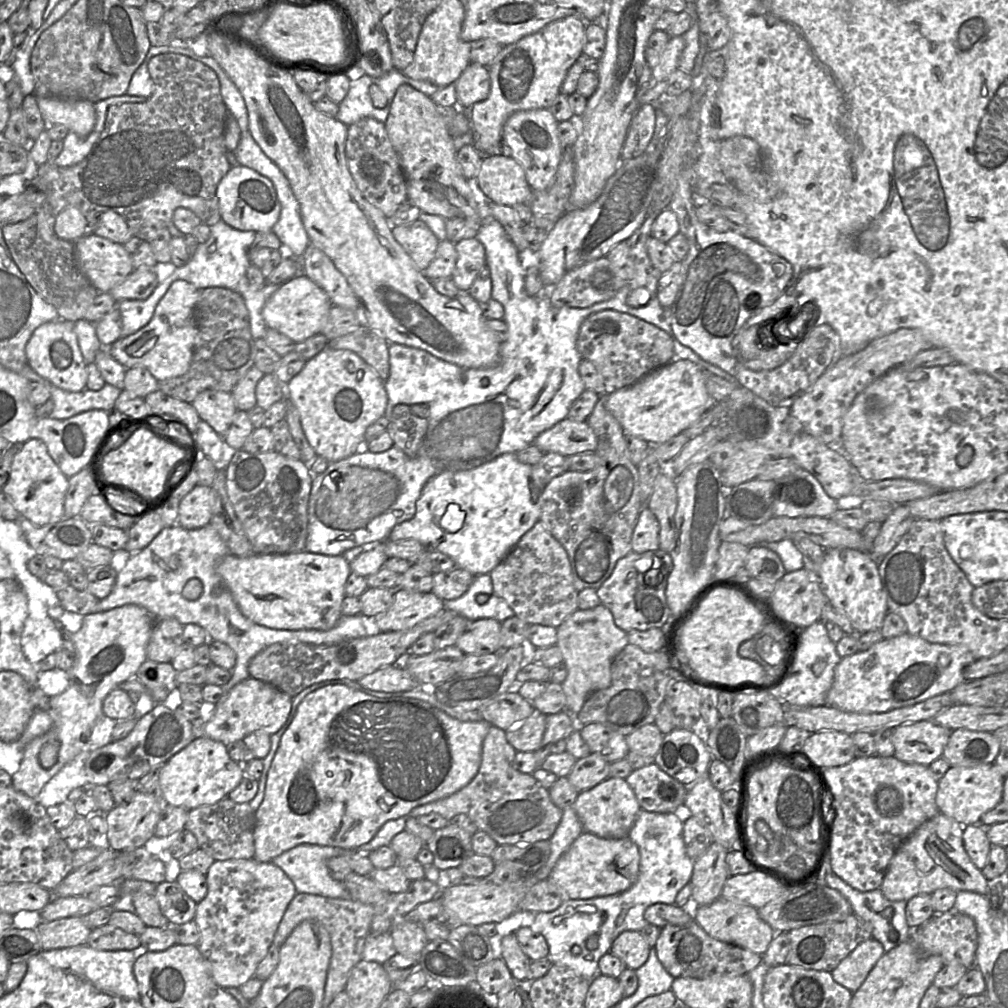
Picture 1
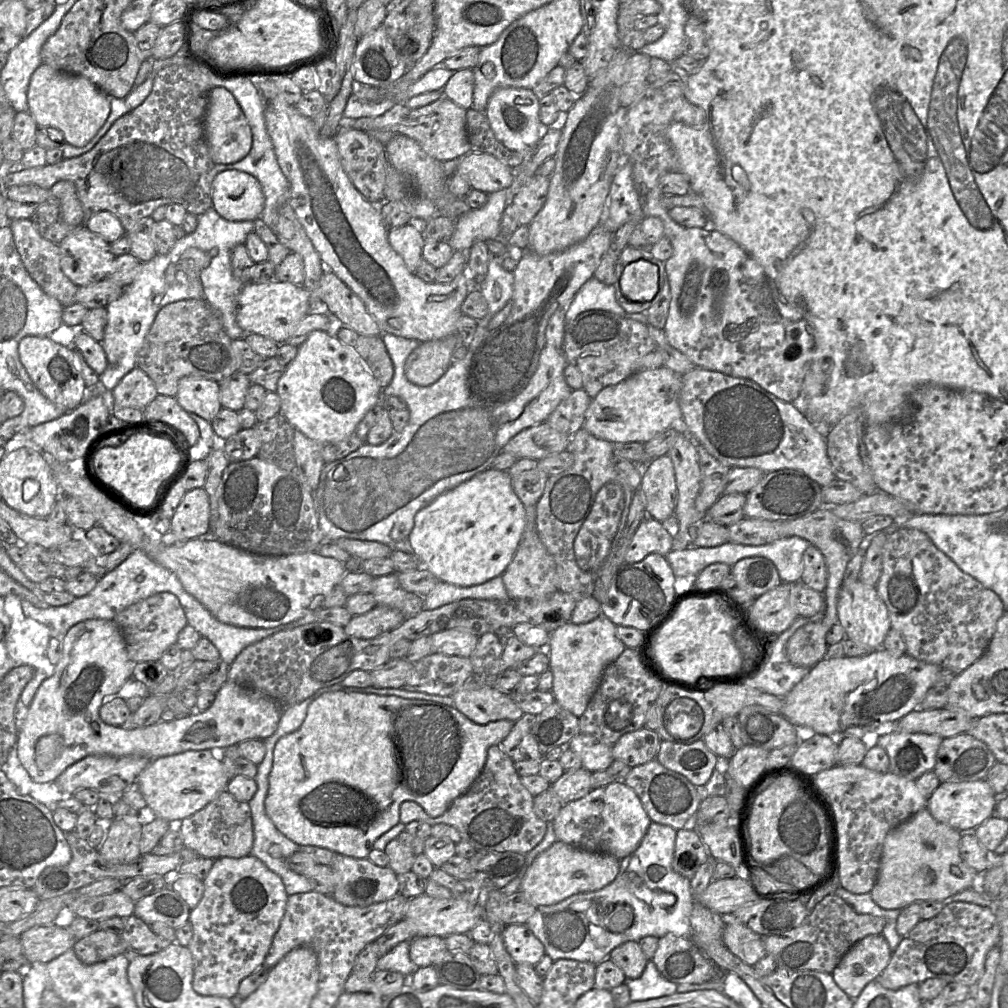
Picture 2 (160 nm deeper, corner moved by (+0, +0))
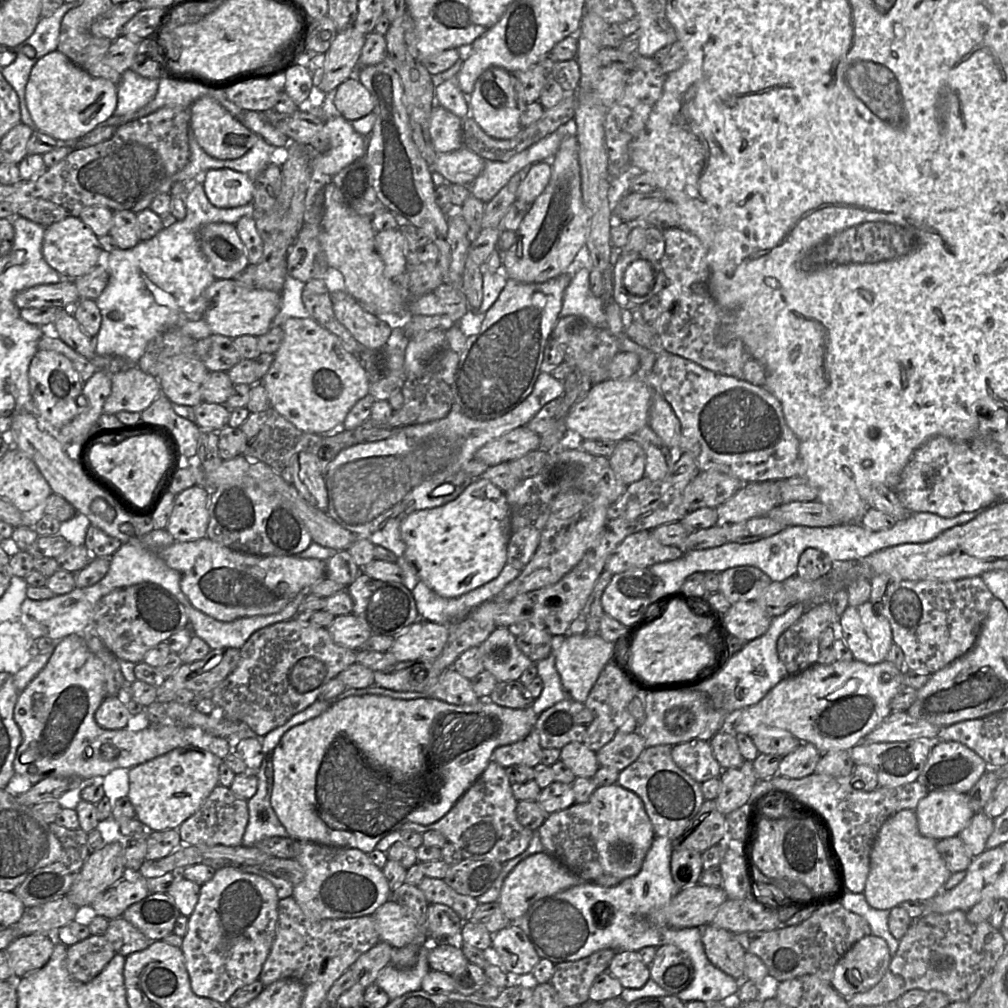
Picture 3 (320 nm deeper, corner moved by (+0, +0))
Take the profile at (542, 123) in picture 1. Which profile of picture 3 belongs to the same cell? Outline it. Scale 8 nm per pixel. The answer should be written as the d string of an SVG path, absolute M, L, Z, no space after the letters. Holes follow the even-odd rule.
M498 66L487 68L477 78L471 94L466 96L470 115L489 136L509 139L521 131L520 118L528 103L523 99L521 85L512 72Z

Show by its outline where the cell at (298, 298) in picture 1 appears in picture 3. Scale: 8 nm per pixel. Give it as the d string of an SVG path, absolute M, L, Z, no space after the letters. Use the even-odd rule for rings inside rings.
M219 279L205 290L205 299L203 319L211 333L234 339L243 335L259 337L266 334L279 313L281 297L277 292L244 287L233 279Z

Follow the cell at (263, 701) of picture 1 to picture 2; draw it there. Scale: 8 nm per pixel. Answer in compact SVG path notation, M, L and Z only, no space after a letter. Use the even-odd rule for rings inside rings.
M89 619L68 630L54 674L38 688L18 731L18 759L34 782L54 781L65 769L92 755L157 759L189 750L223 751L245 740L264 740L276 731L283 711L266 694L228 680L216 693L214 703L201 713L159 721L146 727L106 724L100 718L101 705L131 677L133 662L128 657L124 638L113 619ZM48 734L58 734L63 738L63 750L52 763L38 764L36 744Z

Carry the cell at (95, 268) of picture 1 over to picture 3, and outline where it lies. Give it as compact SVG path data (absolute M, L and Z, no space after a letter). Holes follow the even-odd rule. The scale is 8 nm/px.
M67 217L45 227L42 254L46 263L62 277L76 279L94 269L103 260L105 251L91 228L79 217Z

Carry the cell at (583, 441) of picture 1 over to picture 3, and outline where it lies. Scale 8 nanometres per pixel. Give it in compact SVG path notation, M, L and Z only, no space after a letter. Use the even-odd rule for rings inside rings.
M526 426L516 428L482 446L474 456L489 467L519 459L539 449L540 435Z

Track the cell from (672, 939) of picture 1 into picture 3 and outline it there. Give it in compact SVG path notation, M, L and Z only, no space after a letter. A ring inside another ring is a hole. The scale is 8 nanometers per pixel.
M674 945L658 947L649 969L650 978L670 995L686 989L694 978L689 956Z

